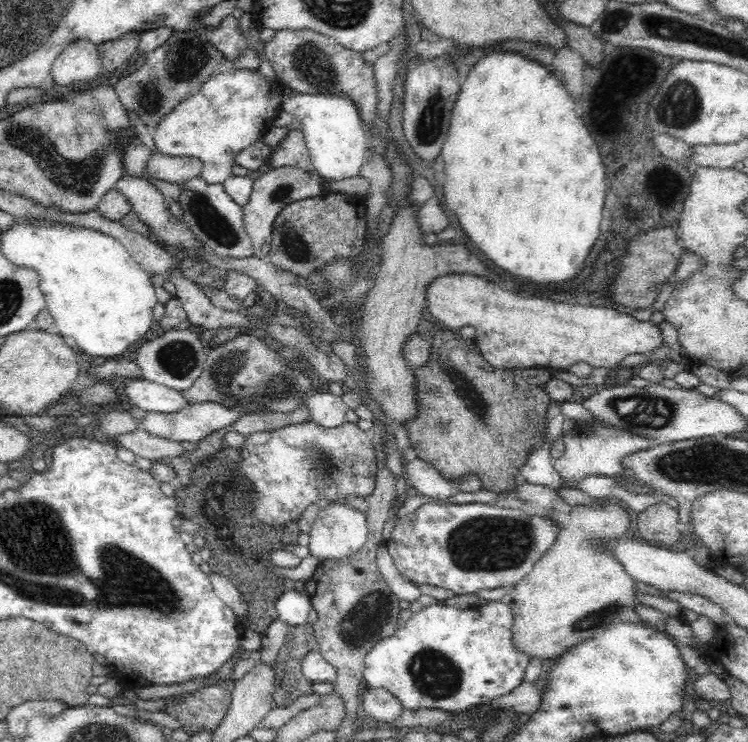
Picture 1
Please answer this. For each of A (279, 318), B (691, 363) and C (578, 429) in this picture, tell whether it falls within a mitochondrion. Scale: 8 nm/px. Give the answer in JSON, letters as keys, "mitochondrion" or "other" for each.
{"A":"other","B":"other","C":"mitochondrion"}

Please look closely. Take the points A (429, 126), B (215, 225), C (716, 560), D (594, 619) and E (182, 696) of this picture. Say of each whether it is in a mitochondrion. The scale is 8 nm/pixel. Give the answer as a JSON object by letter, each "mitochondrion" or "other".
{"A":"mitochondrion","B":"mitochondrion","C":"other","D":"mitochondrion","E":"other"}

